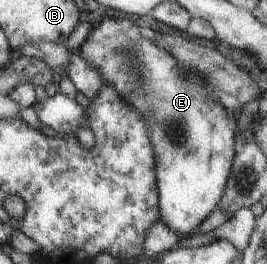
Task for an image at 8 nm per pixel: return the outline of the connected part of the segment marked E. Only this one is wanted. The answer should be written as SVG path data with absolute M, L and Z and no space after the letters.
M103 18L98 25L95 25L95 27L89 30L87 38L76 50L93 69L99 71L102 81L107 81L107 83L123 97L125 103L129 103L135 111L139 111L139 115L143 117L143 121L145 121L145 125L147 125L147 135L149 135L149 141L151 141L151 147L153 147L153 157L155 157L155 178L157 179L158 209L161 223L163 223L169 231L173 231L175 235L179 235L179 241L195 234L197 225L215 210L215 205L219 204L219 199L221 199L223 189L225 189L225 183L227 183L227 177L229 177L229 171L231 171L231 163L233 163L235 154L235 135L231 132L231 129L229 129L227 110L218 102L215 95L211 93L211 89L209 89L207 85L203 85L203 81L201 81L199 77L195 77L191 72L187 73L187 71L183 71L183 68L187 68L188 66L182 64L182 62L176 58L175 53L167 53L167 51L163 51L161 47L153 45L149 39L141 37L137 25L133 25L129 19Z

